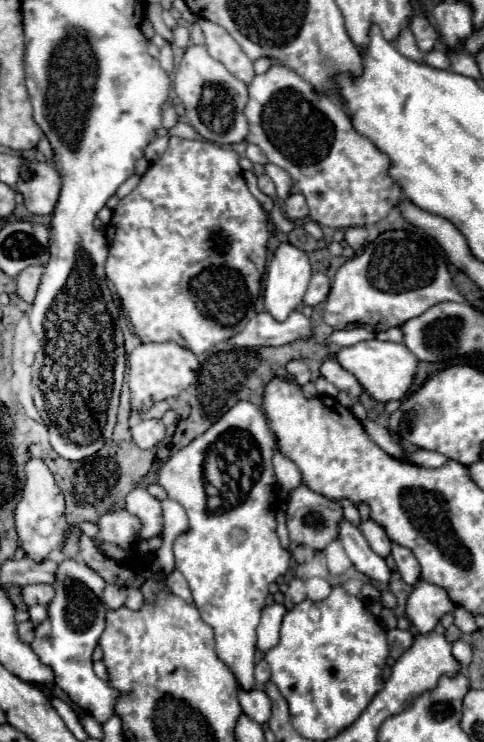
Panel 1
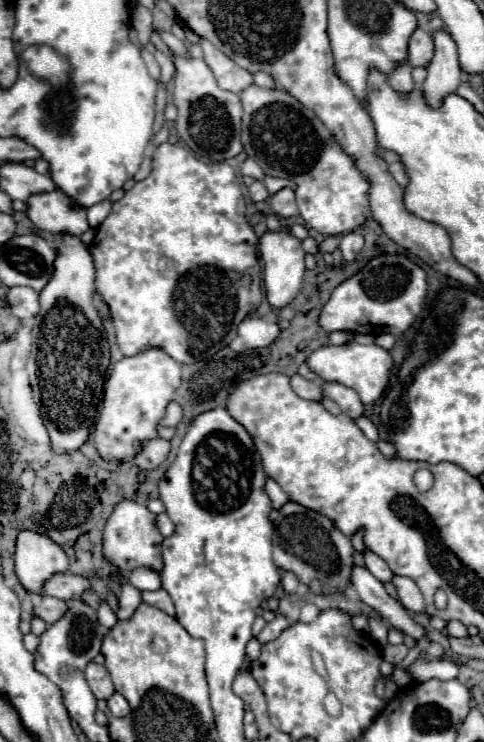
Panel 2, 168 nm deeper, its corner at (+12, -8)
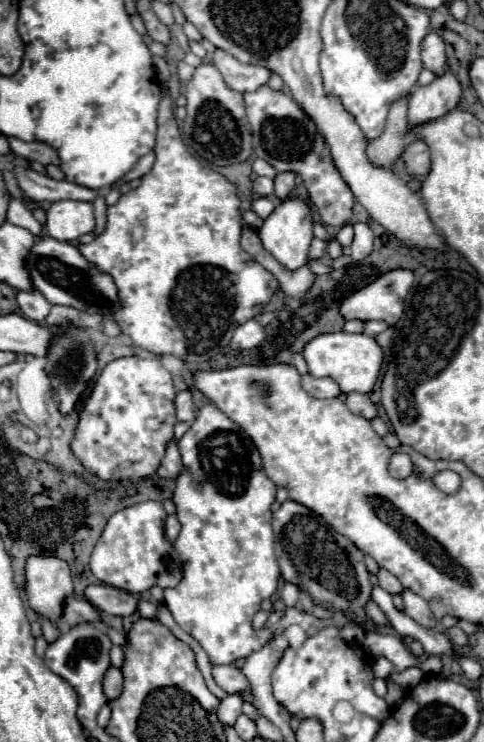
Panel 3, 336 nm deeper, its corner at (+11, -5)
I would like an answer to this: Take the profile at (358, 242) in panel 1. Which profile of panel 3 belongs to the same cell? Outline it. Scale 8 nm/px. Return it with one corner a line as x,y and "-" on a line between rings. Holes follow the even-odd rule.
355,223
353,229
355,229
355,237
351,243
351,259
361,261
373,249
373,231
367,223

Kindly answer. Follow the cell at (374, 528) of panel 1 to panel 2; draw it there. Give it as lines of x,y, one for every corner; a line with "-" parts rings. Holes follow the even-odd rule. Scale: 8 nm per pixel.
366,550
364,552
364,560
366,560
366,568
380,580
380,582
392,582
392,578
394,578
394,574
392,574
392,570
388,568
388,564
382,560
382,558
378,558
374,552
370,552
370,550

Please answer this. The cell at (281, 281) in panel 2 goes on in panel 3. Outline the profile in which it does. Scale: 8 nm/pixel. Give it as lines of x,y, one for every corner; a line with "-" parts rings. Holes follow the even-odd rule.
285,199
281,201
275,211
265,219
263,227
259,229
259,239
263,247
289,271
295,271
307,263
307,253
309,245
313,239
313,221
311,221
311,211
309,205
303,203
301,199

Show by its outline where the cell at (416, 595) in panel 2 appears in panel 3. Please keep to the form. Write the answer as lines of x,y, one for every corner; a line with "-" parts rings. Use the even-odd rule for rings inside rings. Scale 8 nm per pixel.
403,589
401,595
403,595
403,603
405,603
405,613
409,617
413,617
423,627
435,627
435,617
429,609
429,603
423,597
419,597
417,593
413,593
409,589

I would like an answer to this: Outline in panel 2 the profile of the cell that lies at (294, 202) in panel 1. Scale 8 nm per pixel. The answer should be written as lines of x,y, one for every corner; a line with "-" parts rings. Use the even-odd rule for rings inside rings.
282,188
278,190
274,196
270,196
270,208
276,216
282,218
290,218
290,216
298,216
298,208
296,208
296,198
294,198
294,190
292,188

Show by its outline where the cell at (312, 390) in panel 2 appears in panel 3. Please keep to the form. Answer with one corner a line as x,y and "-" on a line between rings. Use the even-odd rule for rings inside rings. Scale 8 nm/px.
309,373
301,377
301,387
317,399
329,399
329,397
337,397
341,393
339,385
333,379
317,379
317,377
311,377

